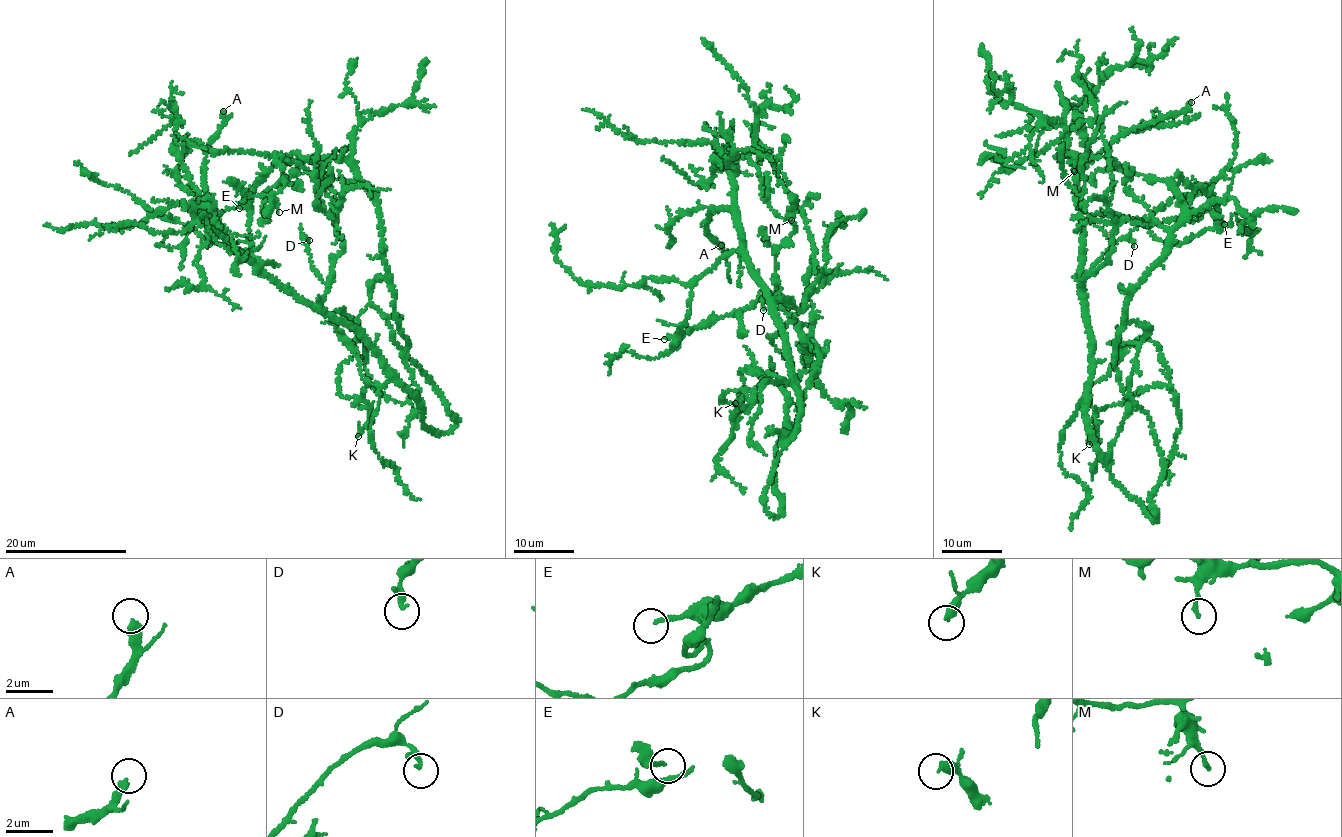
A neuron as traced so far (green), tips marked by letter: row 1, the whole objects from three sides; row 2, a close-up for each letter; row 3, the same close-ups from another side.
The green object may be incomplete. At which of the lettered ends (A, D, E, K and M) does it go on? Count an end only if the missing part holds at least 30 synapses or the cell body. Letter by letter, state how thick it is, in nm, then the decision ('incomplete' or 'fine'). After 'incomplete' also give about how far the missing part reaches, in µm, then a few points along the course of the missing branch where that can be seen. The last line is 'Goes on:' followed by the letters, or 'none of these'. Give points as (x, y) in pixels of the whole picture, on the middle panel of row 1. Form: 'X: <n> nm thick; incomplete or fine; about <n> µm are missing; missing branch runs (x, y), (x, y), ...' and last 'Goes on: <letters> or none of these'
A: 320 nm thick; incomplete; about 40 µm are missing; missing branch runs (721, 245), (724, 239), (732, 245), (739, 262), (714, 275), (696, 268), (681, 251), (677, 253), (684, 269)
D: 180 nm thick; fine
E: 170 nm thick; fine
K: 360 nm thick; fine
M: 170 nm thick; fine
Goes on: A

